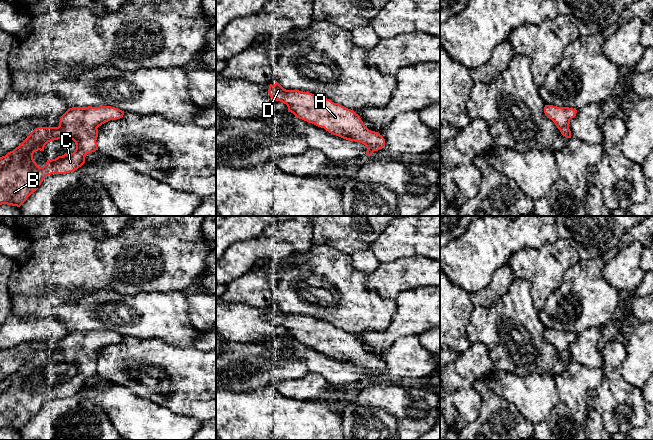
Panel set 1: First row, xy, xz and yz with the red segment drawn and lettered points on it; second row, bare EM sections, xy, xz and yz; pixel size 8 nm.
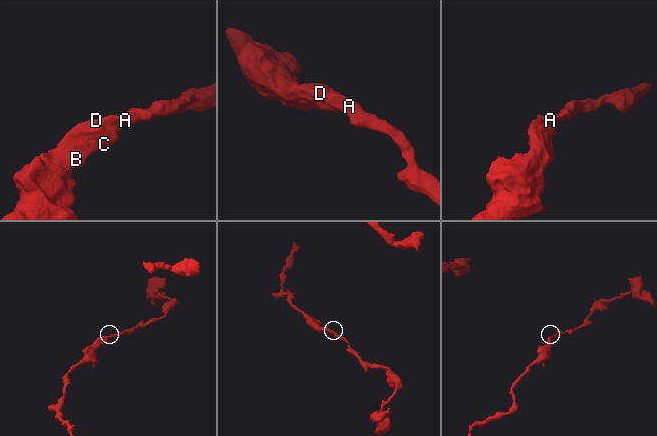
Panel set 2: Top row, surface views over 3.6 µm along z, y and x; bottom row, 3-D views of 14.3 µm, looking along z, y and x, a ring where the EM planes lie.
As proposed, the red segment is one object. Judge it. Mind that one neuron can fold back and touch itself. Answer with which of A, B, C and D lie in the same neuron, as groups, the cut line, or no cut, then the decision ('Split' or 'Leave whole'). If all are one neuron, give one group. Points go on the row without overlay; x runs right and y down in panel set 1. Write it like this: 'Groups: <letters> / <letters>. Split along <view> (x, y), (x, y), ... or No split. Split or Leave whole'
Groups: A B C D. No split. Leave whole

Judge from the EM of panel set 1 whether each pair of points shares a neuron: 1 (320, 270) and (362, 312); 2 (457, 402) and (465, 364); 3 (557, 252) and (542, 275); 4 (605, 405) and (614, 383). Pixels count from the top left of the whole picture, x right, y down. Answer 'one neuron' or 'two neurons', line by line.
1: one neuron
2: one neuron
3: one neuron
4: one neuron

